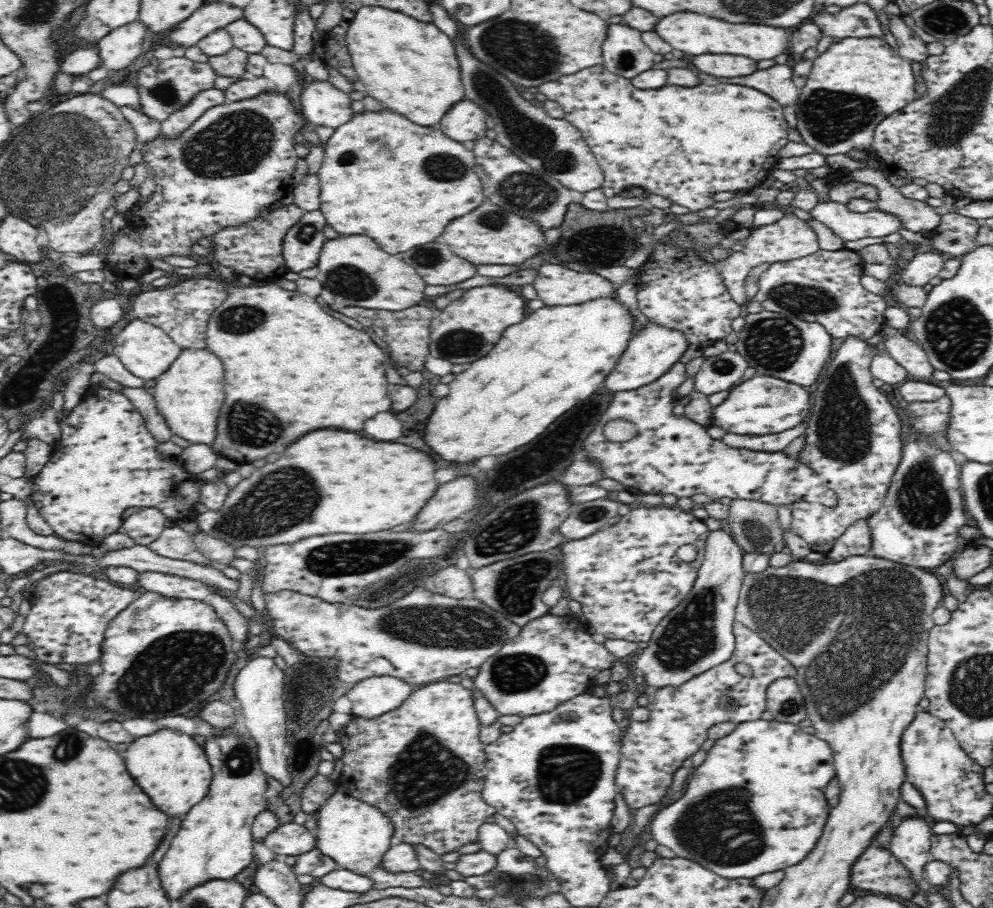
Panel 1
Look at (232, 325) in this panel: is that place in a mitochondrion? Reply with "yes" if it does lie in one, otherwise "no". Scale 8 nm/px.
yes

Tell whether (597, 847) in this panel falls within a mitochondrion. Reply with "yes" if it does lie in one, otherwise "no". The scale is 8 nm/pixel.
no

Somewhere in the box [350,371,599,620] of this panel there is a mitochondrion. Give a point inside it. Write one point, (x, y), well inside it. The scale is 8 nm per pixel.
(511, 531)

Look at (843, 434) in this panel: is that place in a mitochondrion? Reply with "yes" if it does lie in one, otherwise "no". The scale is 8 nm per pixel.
yes

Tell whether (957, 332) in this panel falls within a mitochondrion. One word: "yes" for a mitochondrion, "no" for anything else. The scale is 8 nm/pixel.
yes

